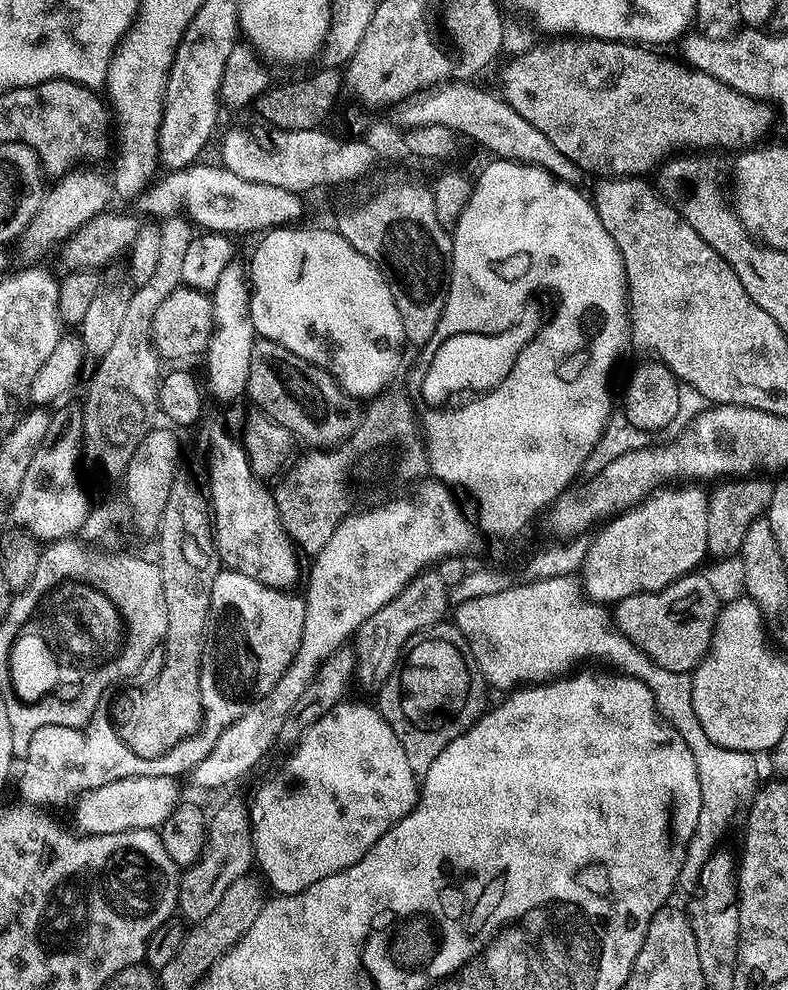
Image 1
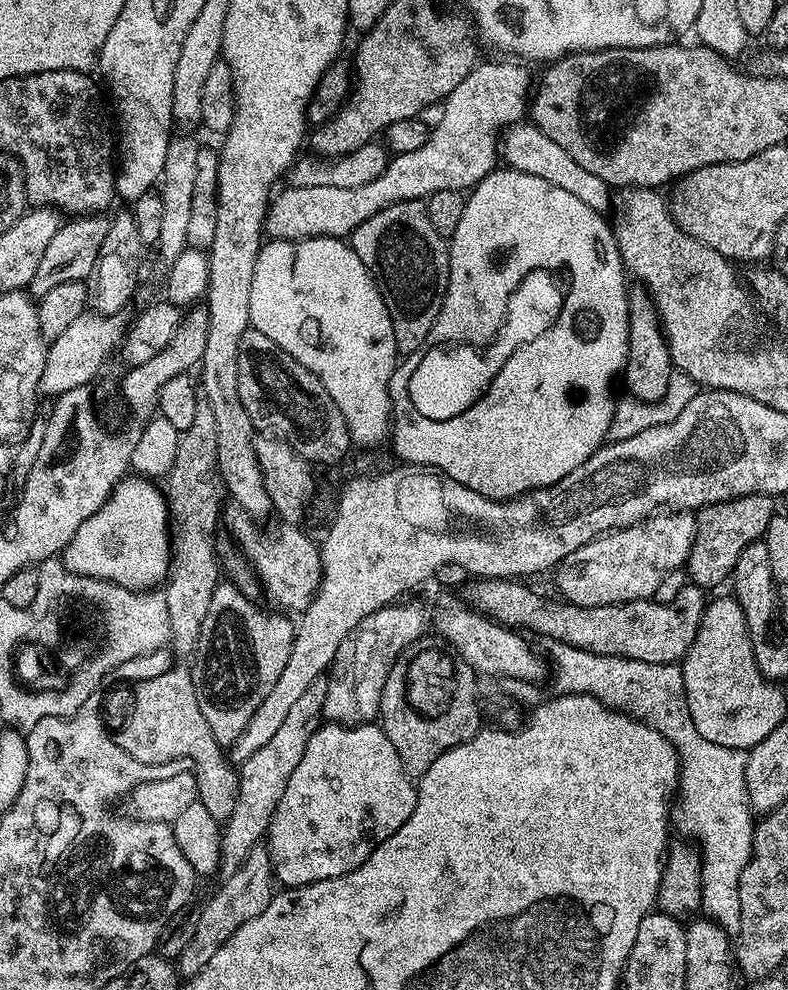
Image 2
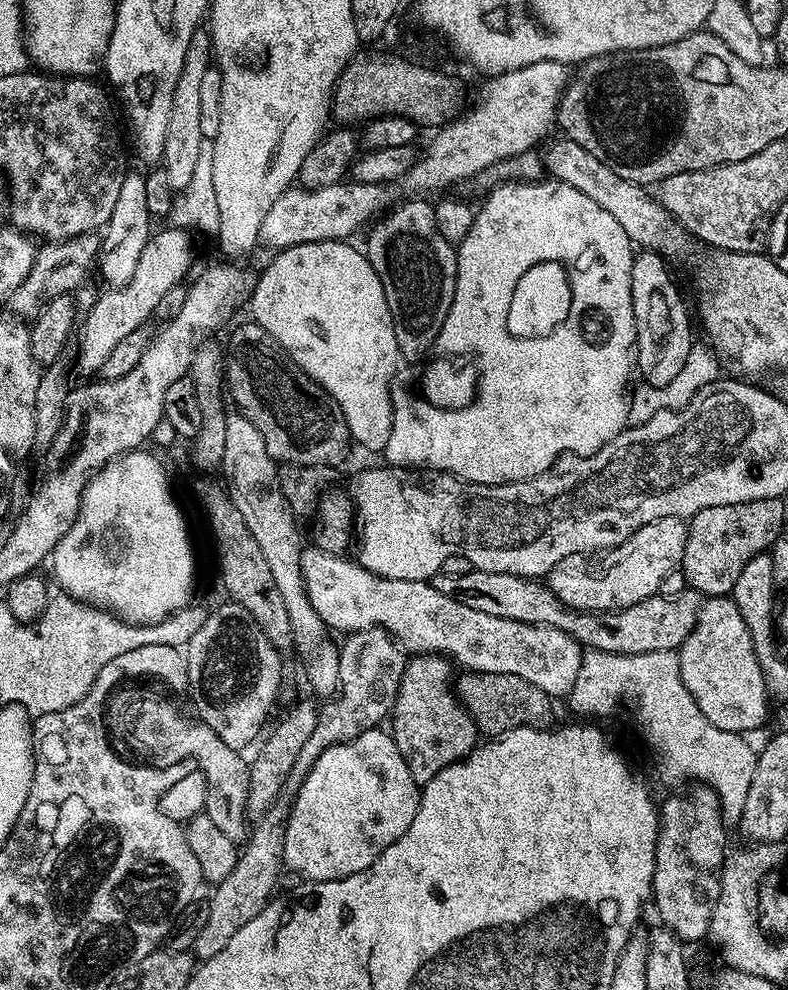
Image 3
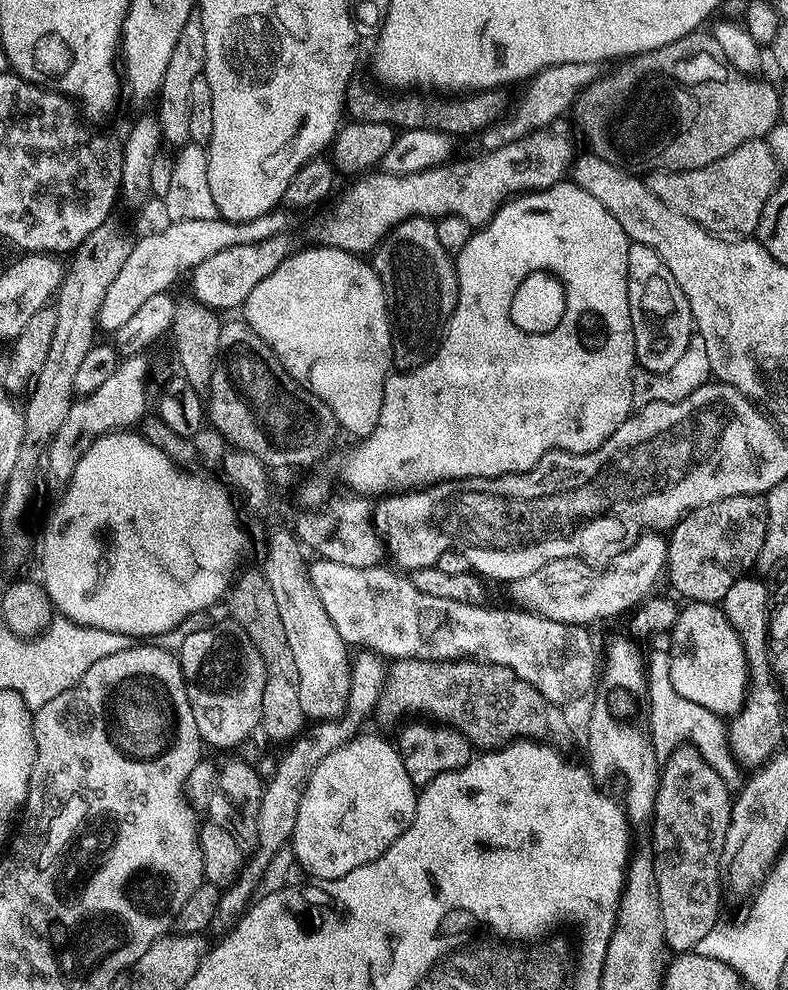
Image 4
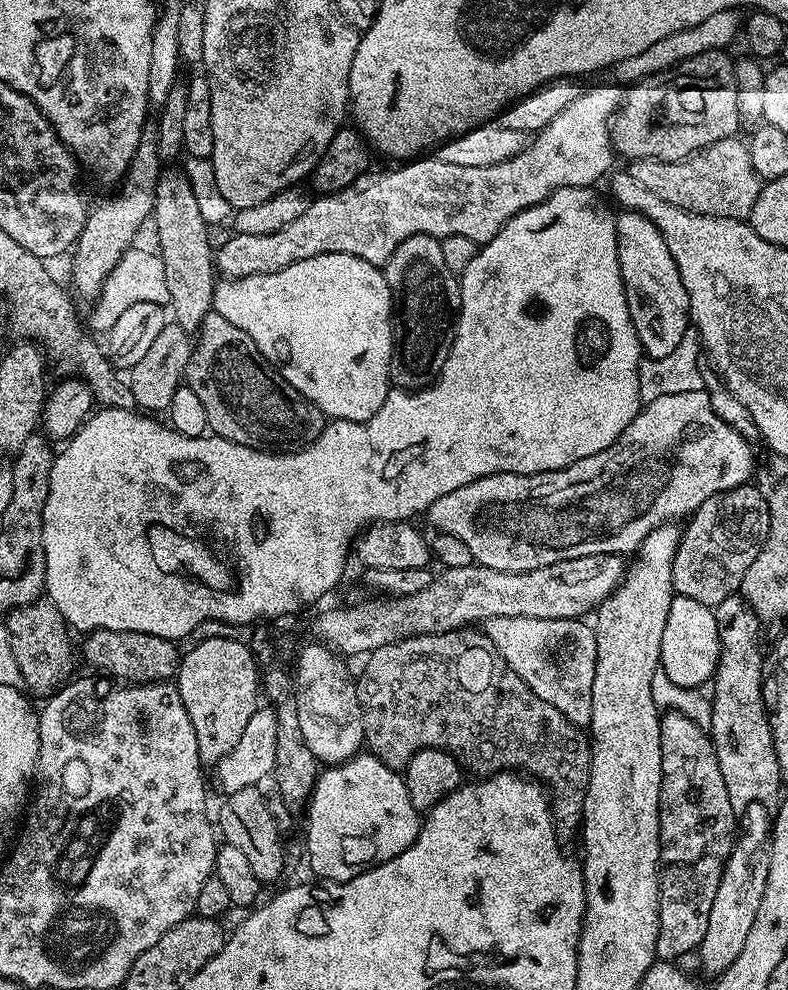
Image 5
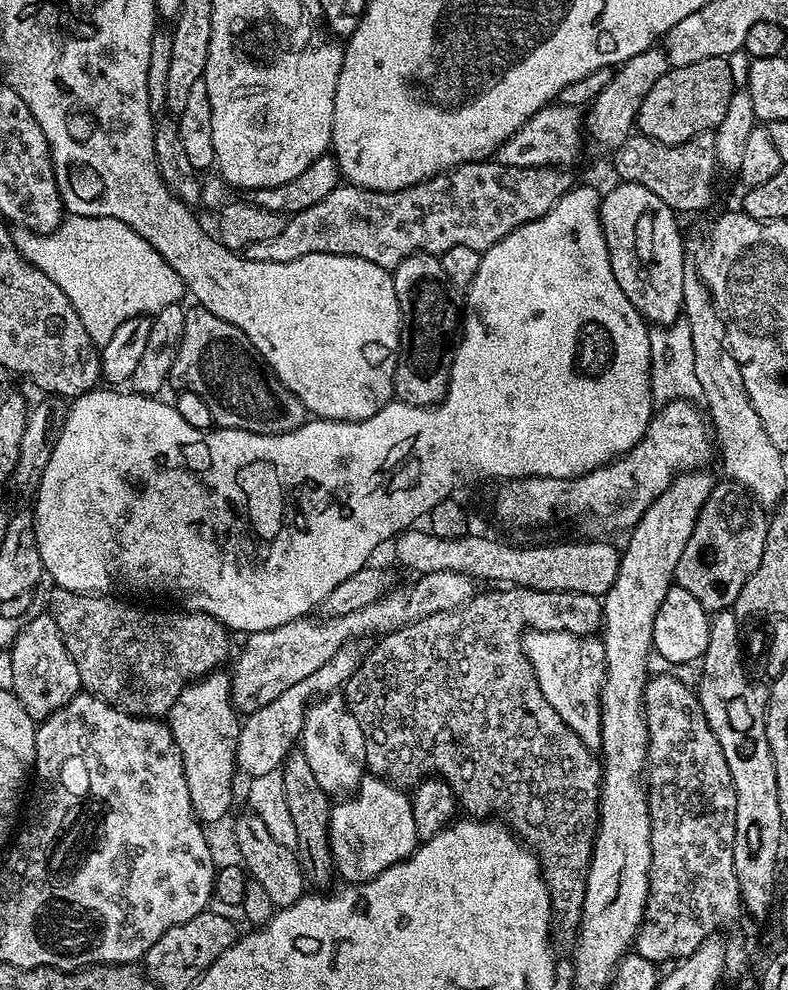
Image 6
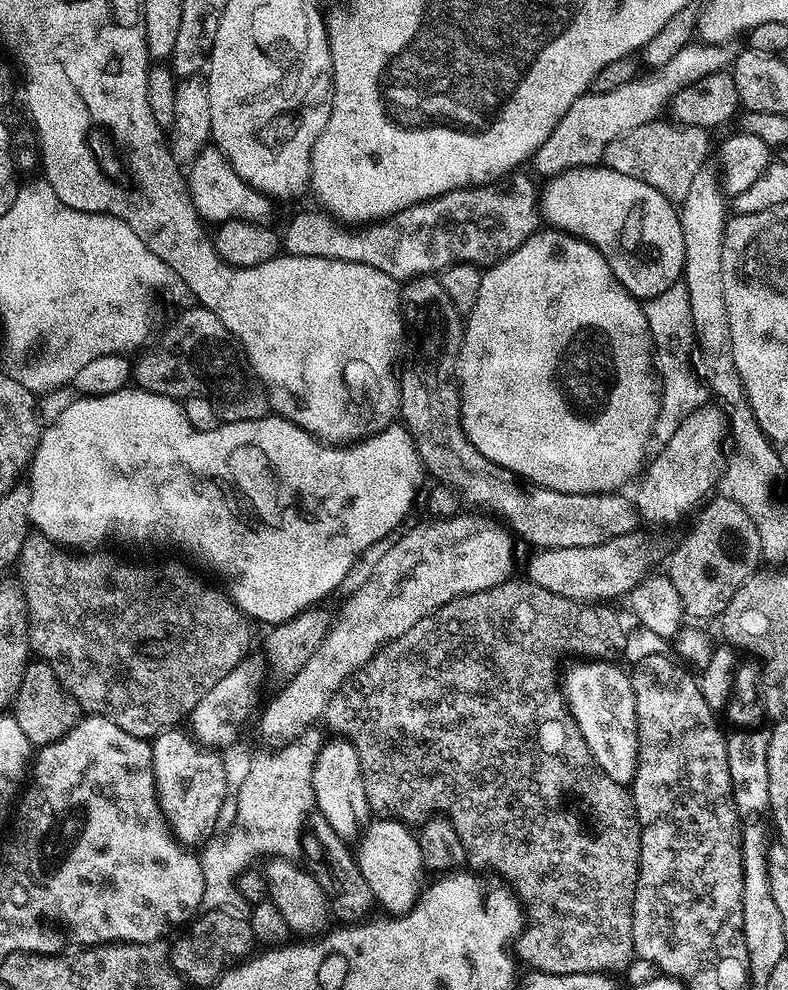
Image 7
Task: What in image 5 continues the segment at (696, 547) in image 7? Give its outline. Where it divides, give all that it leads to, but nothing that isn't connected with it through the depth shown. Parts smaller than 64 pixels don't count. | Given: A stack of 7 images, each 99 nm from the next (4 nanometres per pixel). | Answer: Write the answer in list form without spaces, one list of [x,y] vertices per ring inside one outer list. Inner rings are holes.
[[[751,483],[739,484],[736,488],[714,494],[714,498],[706,498],[706,502],[702,502],[702,506],[698,506],[683,525],[680,545],[674,554],[672,590],[675,595],[694,598],[694,602],[702,602],[707,608],[713,609],[724,599],[739,593],[742,578],[746,578],[750,562],[758,558],[770,530],[768,497],[763,491],[760,493],[752,487]]]

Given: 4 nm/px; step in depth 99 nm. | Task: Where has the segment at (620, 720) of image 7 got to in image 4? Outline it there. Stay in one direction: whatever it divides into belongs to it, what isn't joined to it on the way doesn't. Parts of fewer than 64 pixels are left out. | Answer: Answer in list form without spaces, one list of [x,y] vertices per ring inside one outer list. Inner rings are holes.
[[[316,558],[311,561],[310,571],[314,590],[330,614],[330,622],[338,626],[338,634],[350,646],[364,644],[373,653],[381,652],[399,660],[417,658],[419,660],[448,660],[451,658],[479,658],[490,664],[501,664],[530,686],[534,686],[546,699],[561,706],[568,706],[571,700],[580,700],[593,691],[598,680],[598,652],[596,644],[587,627],[578,624],[563,624],[538,616],[534,612],[517,610],[515,607],[488,608],[484,604],[467,604],[450,598],[433,598],[422,594],[418,586],[412,584],[407,575],[399,571],[391,572],[387,566],[358,569],[353,566],[339,565],[338,562]]]

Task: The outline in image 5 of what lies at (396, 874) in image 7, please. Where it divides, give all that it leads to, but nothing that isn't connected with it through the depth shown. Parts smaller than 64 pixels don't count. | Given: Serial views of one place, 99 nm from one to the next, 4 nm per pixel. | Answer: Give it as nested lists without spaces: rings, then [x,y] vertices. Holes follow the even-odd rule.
[[[367,750],[352,756],[345,764],[325,767],[317,775],[312,799],[306,805],[307,812],[308,864],[316,875],[313,877],[324,882],[349,880],[375,864],[385,864],[409,848],[422,827],[421,813],[417,812],[414,802],[410,802],[403,775]]]

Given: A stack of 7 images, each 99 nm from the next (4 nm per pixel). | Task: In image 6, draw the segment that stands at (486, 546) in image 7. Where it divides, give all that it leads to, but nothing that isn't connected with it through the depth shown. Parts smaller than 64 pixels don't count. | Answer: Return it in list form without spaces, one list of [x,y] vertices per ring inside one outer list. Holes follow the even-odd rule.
[[[345,648],[297,685],[290,686],[285,693],[268,702],[260,710],[249,713],[241,723],[238,746],[236,747],[237,767],[249,777],[261,776],[277,771],[288,753],[293,751],[304,729],[307,706],[322,695],[331,695],[339,691],[355,672],[356,657],[353,649]]]

